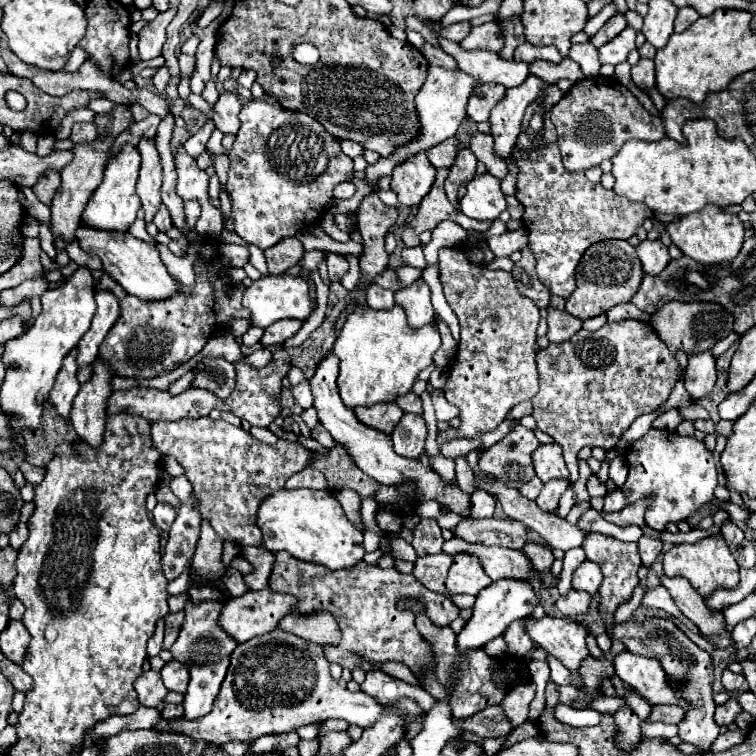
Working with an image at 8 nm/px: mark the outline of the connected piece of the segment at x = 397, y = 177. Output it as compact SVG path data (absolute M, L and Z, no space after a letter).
M420 152L412 160L398 164L392 172L392 190L398 194L402 206L418 206L420 200L430 192L436 168L428 162L426 154Z

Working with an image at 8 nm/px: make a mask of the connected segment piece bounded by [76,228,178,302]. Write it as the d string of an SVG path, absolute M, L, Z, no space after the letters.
M88 228L76 230L76 240L82 250L98 256L102 260L104 270L132 296L142 302L158 302L168 300L178 292L178 282L168 274L166 266L158 256L158 248L150 246L132 234L128 236L108 236L108 232L88 232Z

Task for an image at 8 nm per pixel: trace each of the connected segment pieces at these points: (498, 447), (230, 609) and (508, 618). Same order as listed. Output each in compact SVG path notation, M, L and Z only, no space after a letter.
M516 424L514 430L490 446L478 462L478 468L492 480L504 482L508 488L522 488L532 476L532 452L540 446L532 430Z
M264 588L260 592L252 592L250 590L246 594L238 596L238 598L230 598L230 600L224 602L222 612L218 616L218 624L236 642L246 642L246 640L250 640L254 636L260 636L264 632L274 630L276 624L278 624L278 620L292 610L292 604L296 604L296 600L292 600L292 596L284 596L284 594L272 592L268 588Z
M502 578L492 582L490 586L482 588L476 596L476 604L472 608L472 618L466 622L464 630L458 634L458 646L462 652L470 648L482 648L490 640L498 638L504 634L504 630L510 626L510 622L520 620L524 616L530 616L534 608L538 606L538 594L534 592L532 584L528 580L512 580L512 578Z

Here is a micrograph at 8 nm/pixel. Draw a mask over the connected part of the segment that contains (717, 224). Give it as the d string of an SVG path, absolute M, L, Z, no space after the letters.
M706 208L702 212L694 212L692 216L680 216L672 220L666 230L682 254L694 258L700 264L730 262L738 256L744 242L744 224L740 218L736 214L726 214L720 208Z

